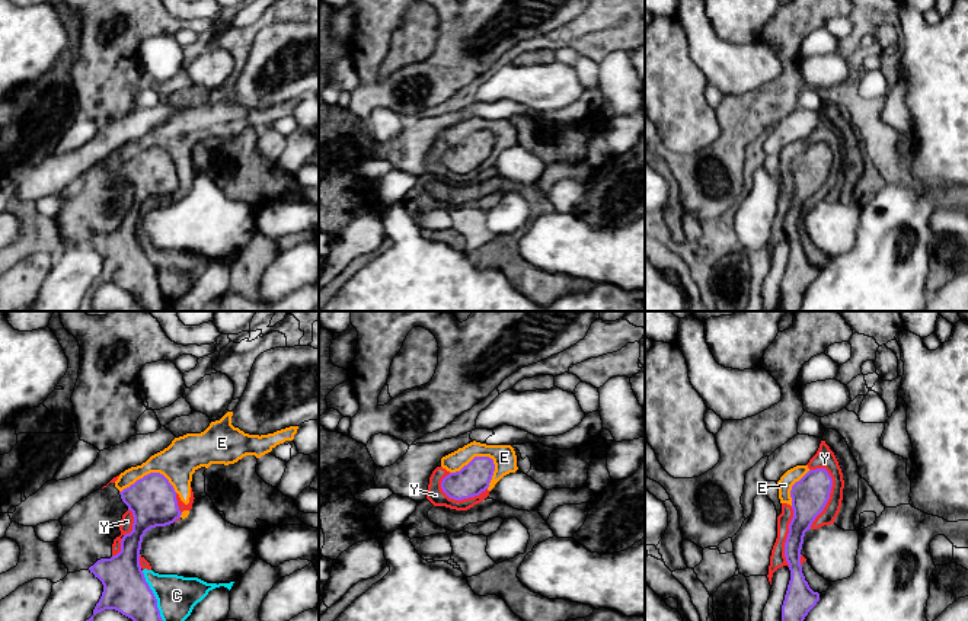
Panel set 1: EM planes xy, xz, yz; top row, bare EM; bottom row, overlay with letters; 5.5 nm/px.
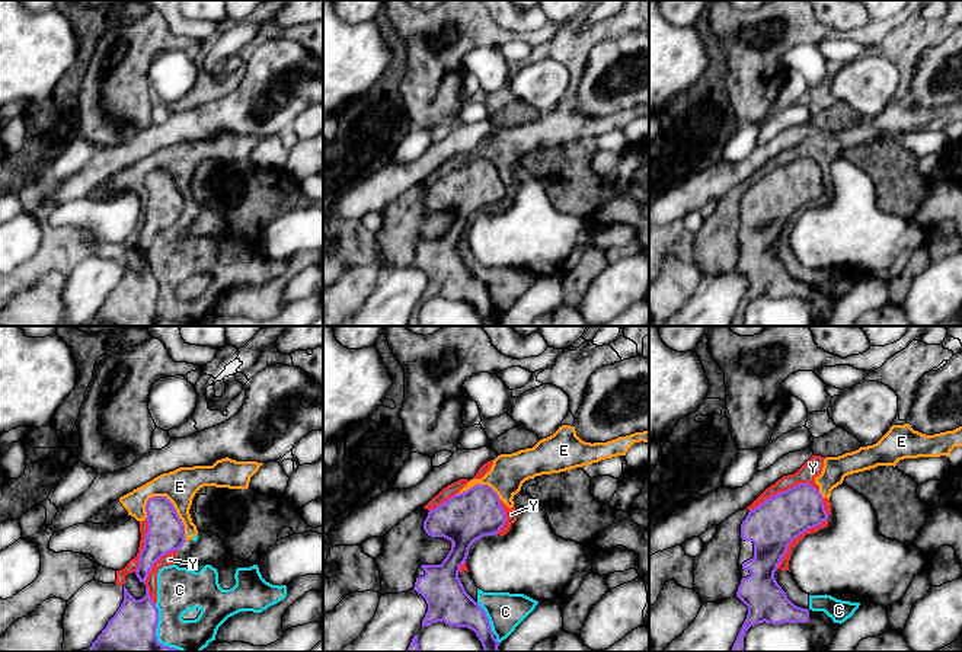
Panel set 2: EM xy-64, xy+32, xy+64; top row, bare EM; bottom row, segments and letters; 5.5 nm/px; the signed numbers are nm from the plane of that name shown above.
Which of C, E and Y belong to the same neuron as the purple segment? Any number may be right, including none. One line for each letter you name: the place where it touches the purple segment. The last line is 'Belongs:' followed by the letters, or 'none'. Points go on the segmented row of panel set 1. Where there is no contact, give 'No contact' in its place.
Belongs: none

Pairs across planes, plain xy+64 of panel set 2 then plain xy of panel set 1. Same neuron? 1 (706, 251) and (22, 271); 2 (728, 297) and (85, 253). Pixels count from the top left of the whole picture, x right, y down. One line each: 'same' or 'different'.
1: different
2: same

